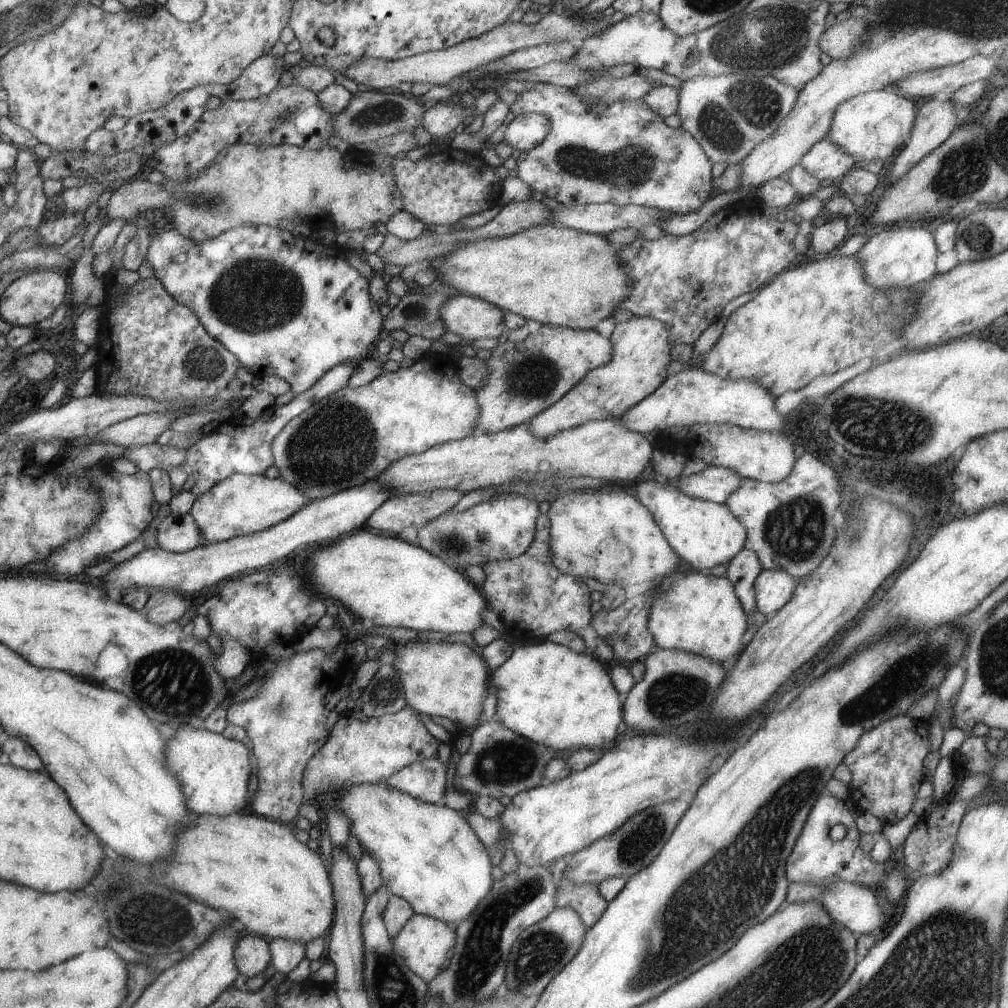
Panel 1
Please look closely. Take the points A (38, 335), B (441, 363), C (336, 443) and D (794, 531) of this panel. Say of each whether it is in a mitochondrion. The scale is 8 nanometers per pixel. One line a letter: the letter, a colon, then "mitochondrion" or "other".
A: other
B: other
C: mitochondrion
D: mitochondrion

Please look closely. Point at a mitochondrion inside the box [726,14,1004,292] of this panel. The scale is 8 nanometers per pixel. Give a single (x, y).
(962, 171)

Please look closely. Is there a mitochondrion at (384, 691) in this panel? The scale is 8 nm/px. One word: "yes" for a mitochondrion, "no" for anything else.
yes

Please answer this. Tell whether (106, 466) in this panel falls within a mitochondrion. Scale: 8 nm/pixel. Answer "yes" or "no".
no

